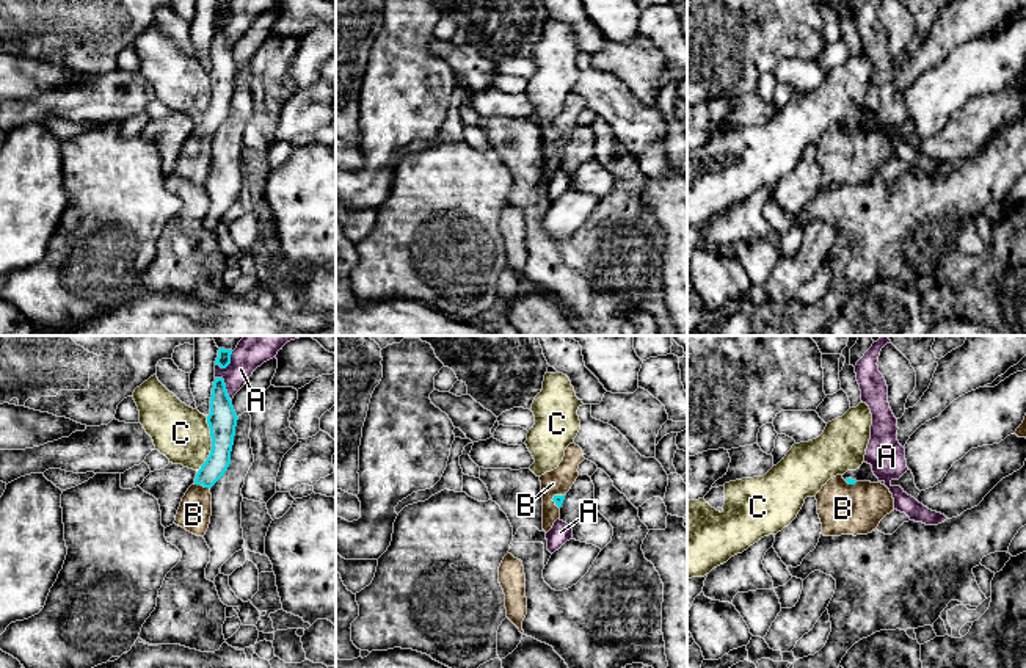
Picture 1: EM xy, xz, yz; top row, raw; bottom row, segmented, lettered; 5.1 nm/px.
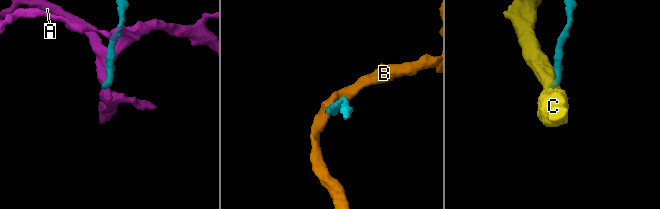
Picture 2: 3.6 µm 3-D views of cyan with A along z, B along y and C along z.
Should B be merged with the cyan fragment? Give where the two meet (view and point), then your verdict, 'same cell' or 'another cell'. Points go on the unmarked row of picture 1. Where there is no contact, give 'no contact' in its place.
xy (201, 132) | same cell

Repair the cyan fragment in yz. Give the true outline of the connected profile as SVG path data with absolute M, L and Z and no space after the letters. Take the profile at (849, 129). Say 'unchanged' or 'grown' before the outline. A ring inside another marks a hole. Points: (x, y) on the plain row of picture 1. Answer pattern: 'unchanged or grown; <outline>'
grown; M836 124L816 143L824 185L868 183L894 160L894 147L882 132Z

